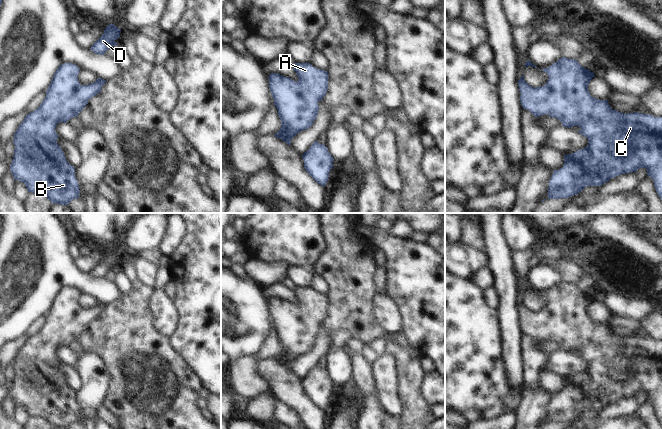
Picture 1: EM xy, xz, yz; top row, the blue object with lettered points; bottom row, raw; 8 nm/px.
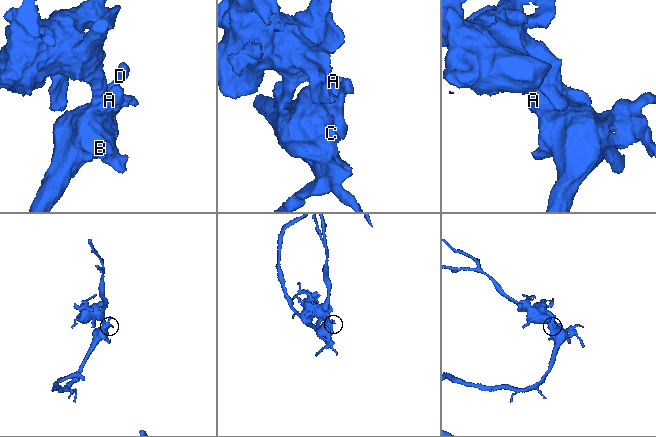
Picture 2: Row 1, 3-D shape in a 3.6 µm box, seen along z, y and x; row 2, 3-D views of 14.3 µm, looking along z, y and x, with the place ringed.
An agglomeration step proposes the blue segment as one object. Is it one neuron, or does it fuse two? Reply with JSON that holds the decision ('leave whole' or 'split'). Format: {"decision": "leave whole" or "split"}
{"decision": "leave whole"}

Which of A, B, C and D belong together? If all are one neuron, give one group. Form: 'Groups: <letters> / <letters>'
Groups: A B C D.

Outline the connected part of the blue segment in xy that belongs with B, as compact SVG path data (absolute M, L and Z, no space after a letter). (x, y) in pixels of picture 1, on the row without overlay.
M63 287L55 295L53 303L46 315L46 320L41 329L33 336L27 338L14 358L14 380L10 389L10 395L14 404L23 406L31 417L41 417L53 428L68 429L73 423L78 423L80 414L75 401L75 392L68 387L61 371L57 368L59 361L55 351L59 346L67 347L73 341L78 341L81 334L88 328L88 324L100 317L106 304L97 302L94 307L81 309L78 305L80 293L73 287Z

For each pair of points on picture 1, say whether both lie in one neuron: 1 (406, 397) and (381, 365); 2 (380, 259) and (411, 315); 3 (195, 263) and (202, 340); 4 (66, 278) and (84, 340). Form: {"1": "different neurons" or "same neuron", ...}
{"1": "different neurons", "2": "different neurons", "3": "same neuron", "4": "different neurons"}

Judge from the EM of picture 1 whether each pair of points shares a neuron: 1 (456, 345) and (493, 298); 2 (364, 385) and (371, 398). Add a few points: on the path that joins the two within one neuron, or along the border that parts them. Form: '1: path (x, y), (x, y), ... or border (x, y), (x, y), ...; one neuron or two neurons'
1: border (483, 291), (485, 302), (497, 310); two neurons
2: border (375, 388), (362, 393); two neurons

